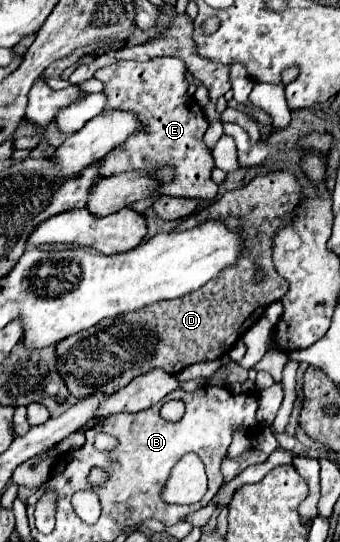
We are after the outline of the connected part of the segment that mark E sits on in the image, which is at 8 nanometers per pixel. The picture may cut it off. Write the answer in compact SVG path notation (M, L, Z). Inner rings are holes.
M153 58L147 62L121 60L95 72L95 78L103 82L103 92L107 96L107 108L103 112L127 110L139 116L137 132L133 132L133 136L103 156L99 176L113 176L139 168L155 170L159 166L169 166L175 168L175 180L171 180L171 184L159 184L159 188L155 188L155 196L151 196L153 200L165 194L173 198L181 196L209 202L215 200L219 192L219 186L211 180L211 170L215 164L211 150L203 142L209 124L203 108L197 102L195 108L191 106L185 72L185 64L179 58Z

